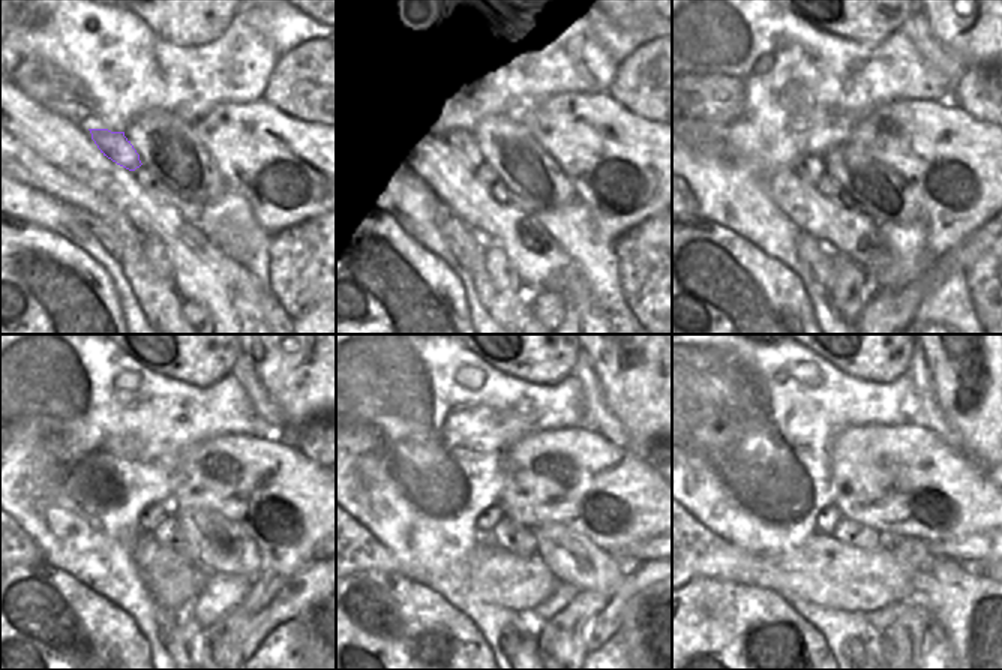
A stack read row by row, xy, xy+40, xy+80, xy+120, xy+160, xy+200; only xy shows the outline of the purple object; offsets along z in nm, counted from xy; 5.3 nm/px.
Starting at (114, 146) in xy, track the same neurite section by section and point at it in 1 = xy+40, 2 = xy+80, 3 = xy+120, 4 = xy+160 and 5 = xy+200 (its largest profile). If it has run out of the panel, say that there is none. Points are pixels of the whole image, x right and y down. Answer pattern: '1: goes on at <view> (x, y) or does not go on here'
1: goes on at xy+40 (467, 152)
2: goes on at xy+80 (812, 167)
3: goes on at xy+120 (153, 514)
4: goes on at xy+160 (486, 522)
5: goes on at xy+200 (827, 520)

